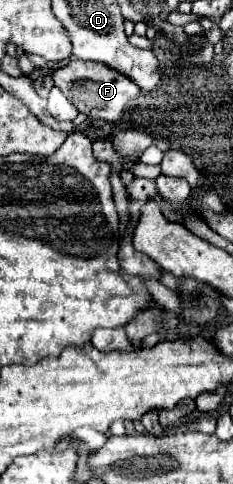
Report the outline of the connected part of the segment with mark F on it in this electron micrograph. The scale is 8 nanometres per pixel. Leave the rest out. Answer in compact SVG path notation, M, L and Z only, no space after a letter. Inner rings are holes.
M71 61L65 67L57 69L53 75L55 87L63 91L63 95L75 105L75 109L89 119L105 119L111 125L119 125L123 115L135 109L141 89L123 73L107 67L105 63L95 61Z

